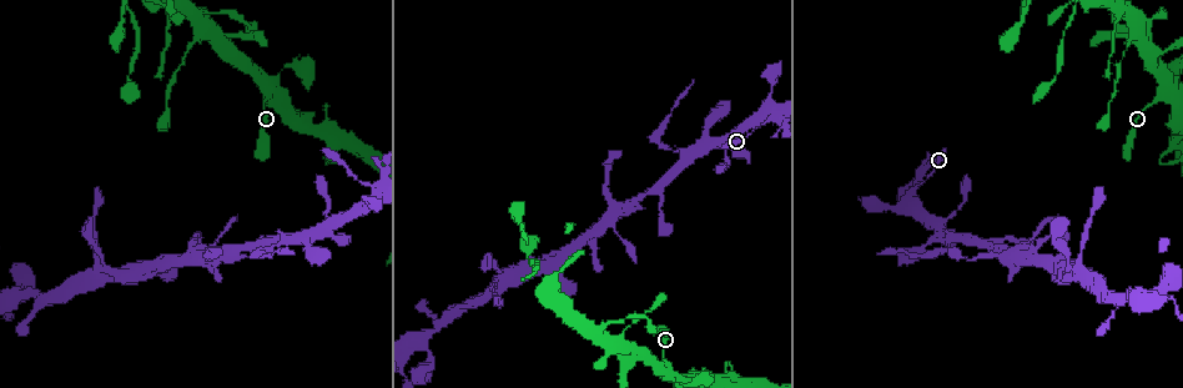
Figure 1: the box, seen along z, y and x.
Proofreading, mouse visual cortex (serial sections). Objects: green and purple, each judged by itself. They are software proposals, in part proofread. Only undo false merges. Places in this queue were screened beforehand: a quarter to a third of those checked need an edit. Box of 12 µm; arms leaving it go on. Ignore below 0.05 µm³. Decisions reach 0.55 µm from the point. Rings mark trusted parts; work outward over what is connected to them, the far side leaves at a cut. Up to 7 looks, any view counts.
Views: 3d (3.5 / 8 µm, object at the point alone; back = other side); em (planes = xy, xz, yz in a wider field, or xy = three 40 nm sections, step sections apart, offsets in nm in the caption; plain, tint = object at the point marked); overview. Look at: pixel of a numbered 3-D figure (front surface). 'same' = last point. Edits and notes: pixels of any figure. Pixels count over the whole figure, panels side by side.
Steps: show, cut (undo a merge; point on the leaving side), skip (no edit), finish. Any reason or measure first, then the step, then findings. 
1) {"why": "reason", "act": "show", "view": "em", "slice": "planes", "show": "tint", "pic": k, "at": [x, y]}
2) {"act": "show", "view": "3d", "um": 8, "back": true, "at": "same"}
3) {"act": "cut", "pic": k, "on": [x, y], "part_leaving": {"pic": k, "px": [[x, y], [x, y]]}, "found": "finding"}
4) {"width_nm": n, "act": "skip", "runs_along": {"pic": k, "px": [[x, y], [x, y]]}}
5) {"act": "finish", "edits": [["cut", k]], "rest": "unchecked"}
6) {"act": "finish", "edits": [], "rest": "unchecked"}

{"act": "show", "view": "3d", "um": 3.5, "pic": 1, "at": [726, 363]}

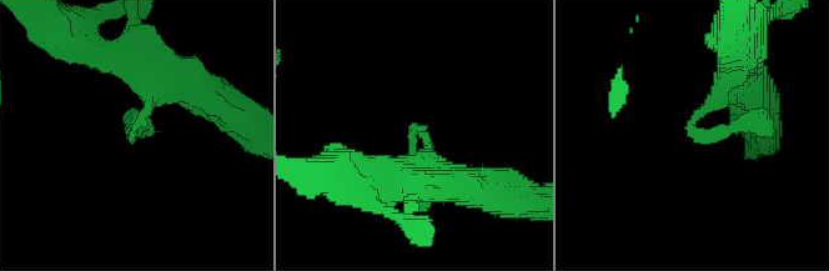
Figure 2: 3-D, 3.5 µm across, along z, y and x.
{"arm_widths_nm": [250, 350], "act": "show", "view": "em", "slice": "xy", "step": 1, "show": "plain", "pic": 2, "at": [134, 124]}

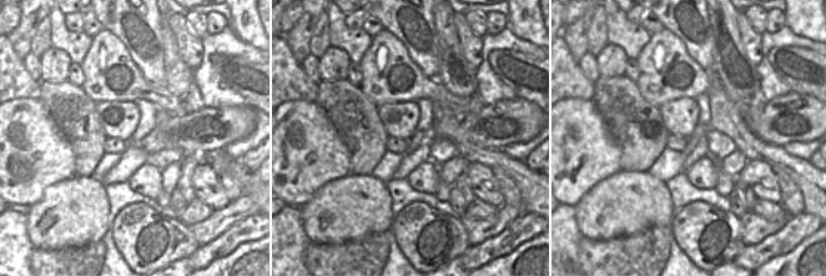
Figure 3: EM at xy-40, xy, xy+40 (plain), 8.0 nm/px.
{"act": "show", "view": "em", "slice": "xy", "step": 1, "show": "tint", "at": "same"}

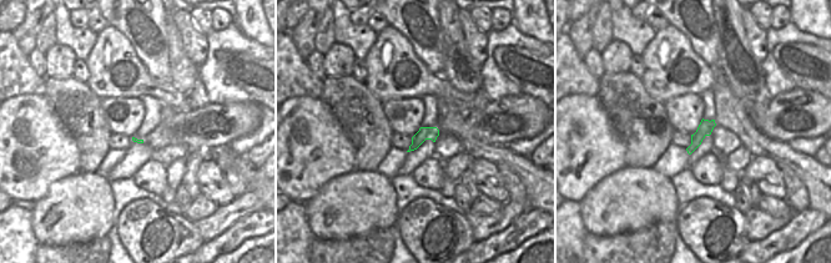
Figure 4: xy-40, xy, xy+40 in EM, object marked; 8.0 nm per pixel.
{"width_nm": 100, "act": "skip", "runs_along": {"pic": 2, "px": [[740, 60], [692, 125], [724, 133], [762, 114]]}, "found": "all the same cell"}

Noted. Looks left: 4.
{"why": "a narrow waist", "act": "show", "view": "3d", "um": 8, "pic": 1, "at": [185, 55]}

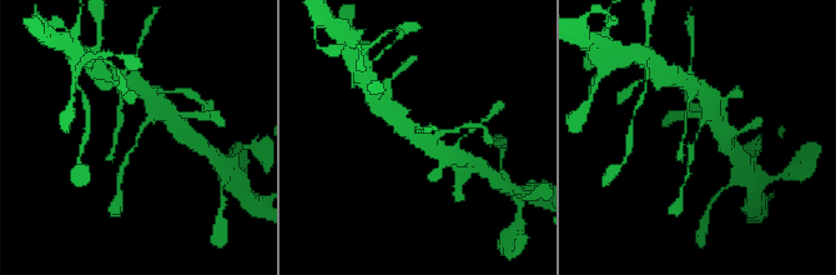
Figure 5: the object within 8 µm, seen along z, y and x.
{"arm_widths_nm": [150, 200], "why": "now the EM", "act": "show", "view": "em", "slice": "xy", "step": 5, "show": "tint", "pic": 5, "at": [140, 135]}

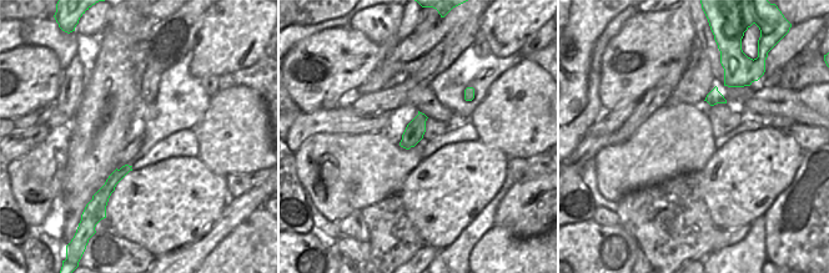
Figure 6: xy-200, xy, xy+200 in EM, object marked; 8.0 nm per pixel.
{"act": "skip", "runs_along": {"pic": 5, "px": [[161, 116], [142, 126], [122, 168]]}, "found": "one cell here"}

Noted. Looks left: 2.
{"why": "thin neck", "act": "show", "view": "3d", "um": 8, "pic": 1, "at": [272, 245]}

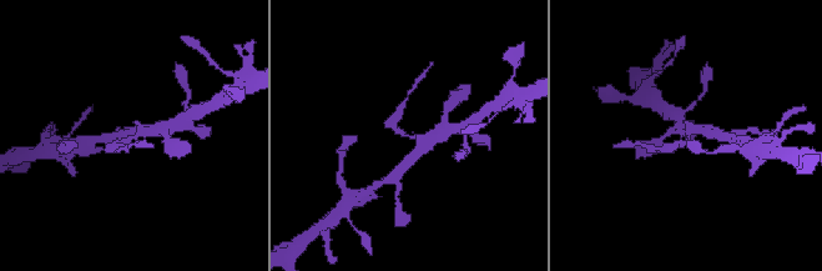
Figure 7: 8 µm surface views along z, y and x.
{"act": "show", "view": "3d", "um": 3.5, "pic": 7, "at": [126, 142]}

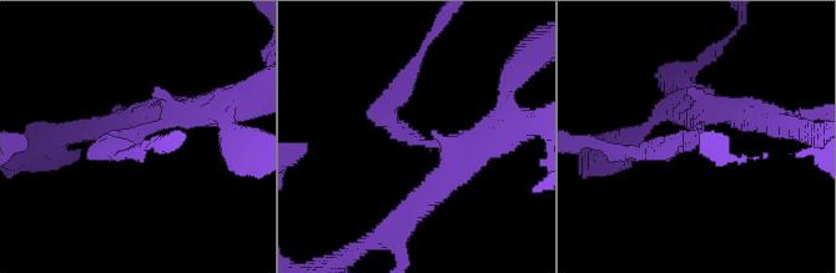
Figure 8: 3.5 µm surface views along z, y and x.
{"act": "cut", "pic": 8, "on": [398, 130], "part_leaving": {"pic": 8, "px": [[434, 143], [388, 119], [412, 70]]}, "found": "a second cell is stuck on"}

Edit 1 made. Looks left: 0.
{"act": "finish", "edits": [["cut", 8]], "rest": "unchecked"}

